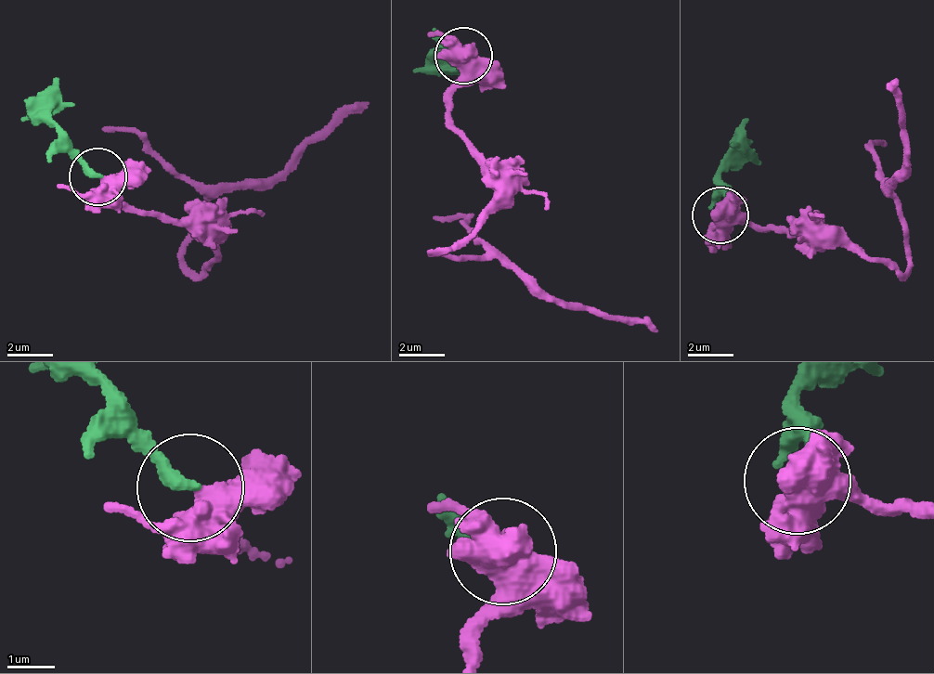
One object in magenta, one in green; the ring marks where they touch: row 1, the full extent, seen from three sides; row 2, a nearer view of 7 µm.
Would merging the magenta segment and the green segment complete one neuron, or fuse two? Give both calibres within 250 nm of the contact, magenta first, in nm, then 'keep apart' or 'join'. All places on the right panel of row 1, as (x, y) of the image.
550 nm thick on the magenta side, 320 nm on the other; join

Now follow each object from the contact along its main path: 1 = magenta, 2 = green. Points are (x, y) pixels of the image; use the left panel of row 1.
1: (102, 178), (122, 199), (220, 240), (194, 272), (186, 232), (212, 197), (235, 190), (280, 170), (369, 100)
2: (97, 178), (54, 116), (53, 81)

